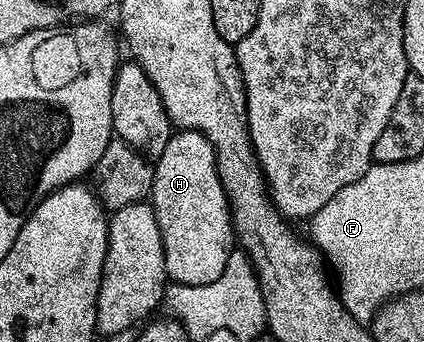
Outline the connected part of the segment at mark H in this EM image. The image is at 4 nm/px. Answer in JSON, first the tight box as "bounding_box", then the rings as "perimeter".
{"bounding_box":[151,129,235,285],"perimeter":[[[184,129],[174,130],[172,137],[167,141],[167,149],[163,149],[163,153],[153,163],[153,193],[151,202],[153,204],[153,212],[155,213],[155,221],[159,221],[159,233],[163,237],[163,257],[165,258],[166,276],[172,282],[182,283],[183,285],[207,285],[211,281],[215,281],[215,277],[219,277],[219,273],[223,273],[223,269],[227,269],[227,257],[231,257],[231,253],[235,250],[235,232],[233,230],[233,215],[229,212],[229,198],[223,189],[223,181],[219,177],[215,149],[211,145],[211,141],[207,141],[207,137],[203,137],[203,133]]]}

